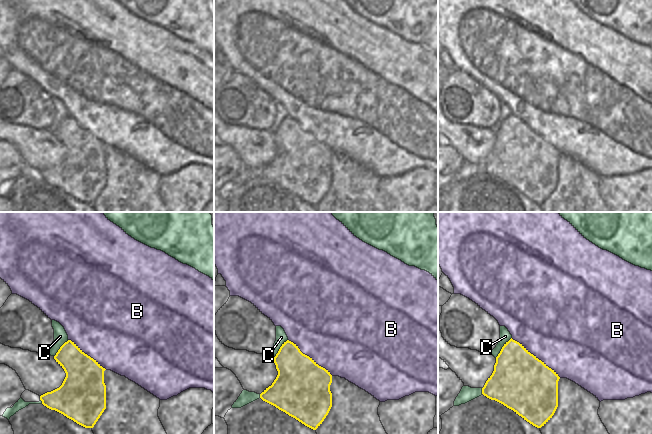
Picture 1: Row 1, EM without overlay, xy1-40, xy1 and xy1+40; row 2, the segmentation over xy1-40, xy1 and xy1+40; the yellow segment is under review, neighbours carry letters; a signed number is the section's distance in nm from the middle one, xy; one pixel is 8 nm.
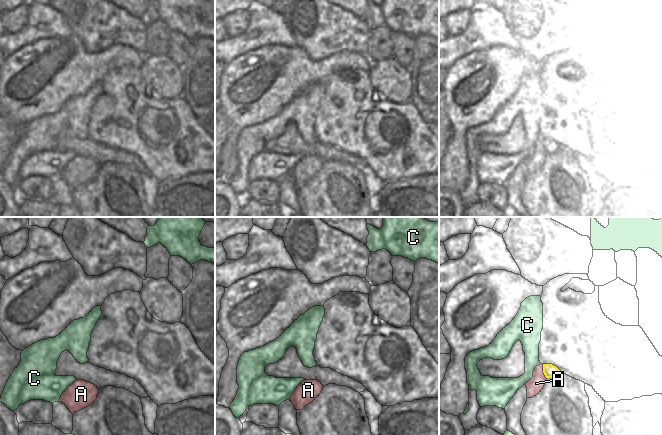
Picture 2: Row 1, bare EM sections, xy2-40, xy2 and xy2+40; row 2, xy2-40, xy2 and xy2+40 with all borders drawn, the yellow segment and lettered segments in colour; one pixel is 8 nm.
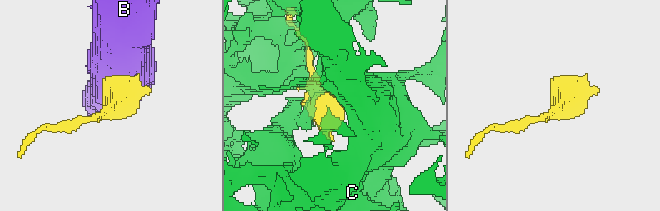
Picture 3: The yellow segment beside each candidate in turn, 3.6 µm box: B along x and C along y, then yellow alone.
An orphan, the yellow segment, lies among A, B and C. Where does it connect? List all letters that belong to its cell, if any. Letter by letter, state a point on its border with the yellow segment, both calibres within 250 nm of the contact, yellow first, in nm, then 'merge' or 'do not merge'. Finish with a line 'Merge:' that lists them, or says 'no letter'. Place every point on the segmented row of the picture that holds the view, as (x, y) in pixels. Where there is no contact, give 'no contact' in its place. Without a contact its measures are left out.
A: xy2+40 (543, 371) | 110/120 nm | merge
B: xy1+40 (535, 356) | 460/500 nm | do not merge
C: xy1+40 (502, 347) | 380/90 nm | do not merge
Merge: A

